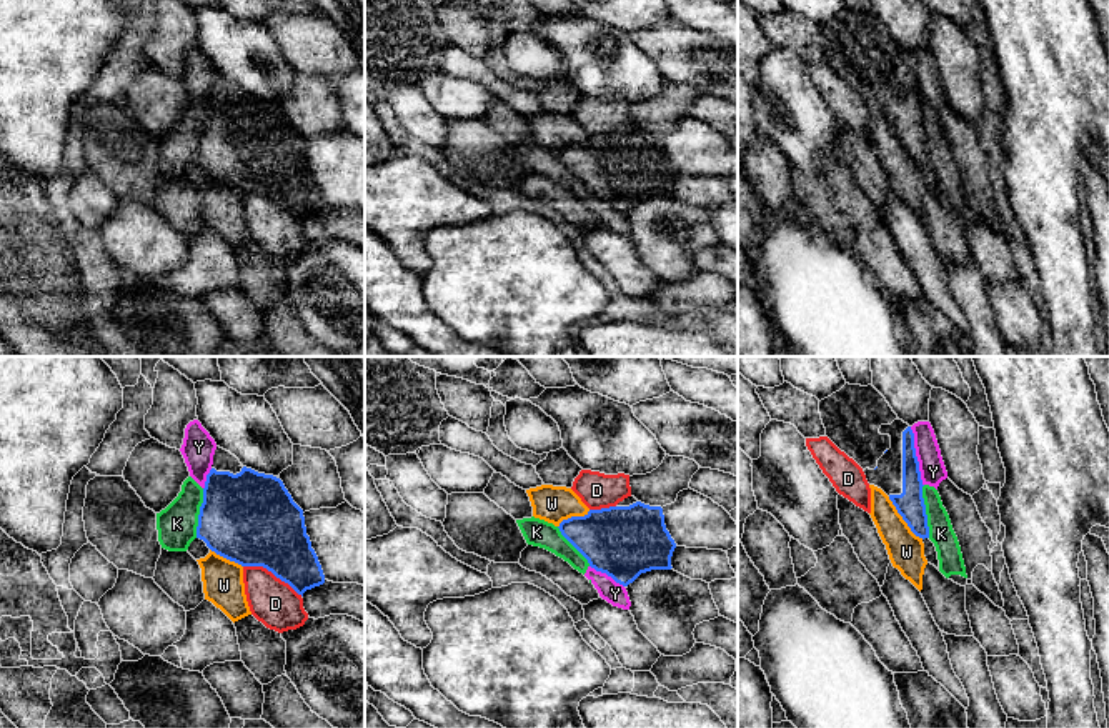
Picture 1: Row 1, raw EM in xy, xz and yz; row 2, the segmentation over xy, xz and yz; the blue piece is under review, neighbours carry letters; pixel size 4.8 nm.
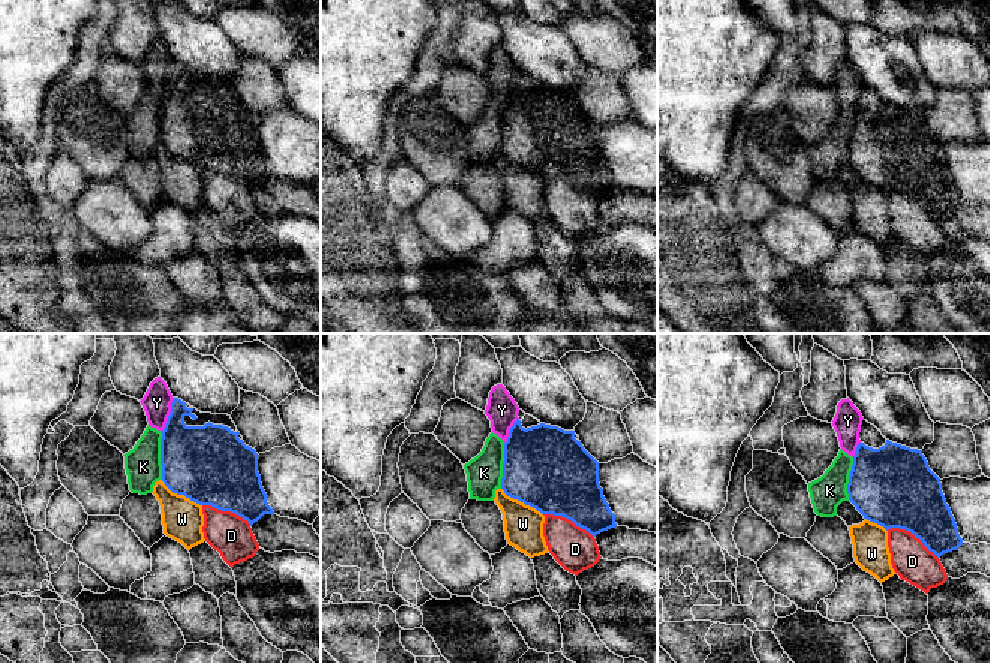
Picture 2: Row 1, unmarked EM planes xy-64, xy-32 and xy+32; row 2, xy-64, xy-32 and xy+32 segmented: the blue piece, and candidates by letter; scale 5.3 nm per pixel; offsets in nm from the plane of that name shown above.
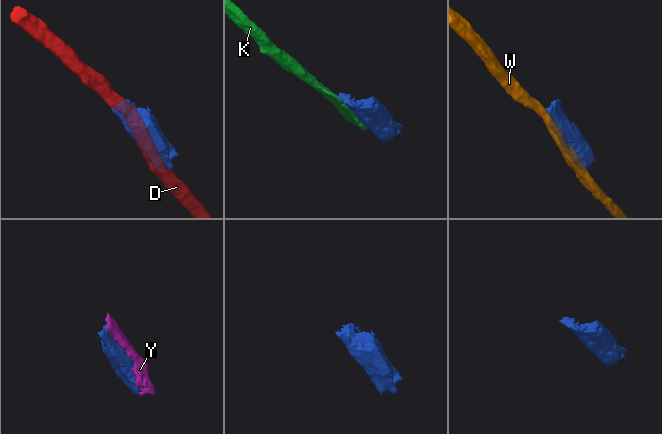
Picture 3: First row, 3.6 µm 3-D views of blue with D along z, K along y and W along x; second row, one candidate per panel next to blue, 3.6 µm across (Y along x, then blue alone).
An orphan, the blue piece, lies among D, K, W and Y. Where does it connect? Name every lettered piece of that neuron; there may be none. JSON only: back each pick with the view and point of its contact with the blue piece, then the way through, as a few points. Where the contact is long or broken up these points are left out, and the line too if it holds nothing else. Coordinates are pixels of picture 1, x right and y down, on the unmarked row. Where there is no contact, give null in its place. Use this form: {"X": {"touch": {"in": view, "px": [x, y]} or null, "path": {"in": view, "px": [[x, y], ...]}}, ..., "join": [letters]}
{"join": []}

